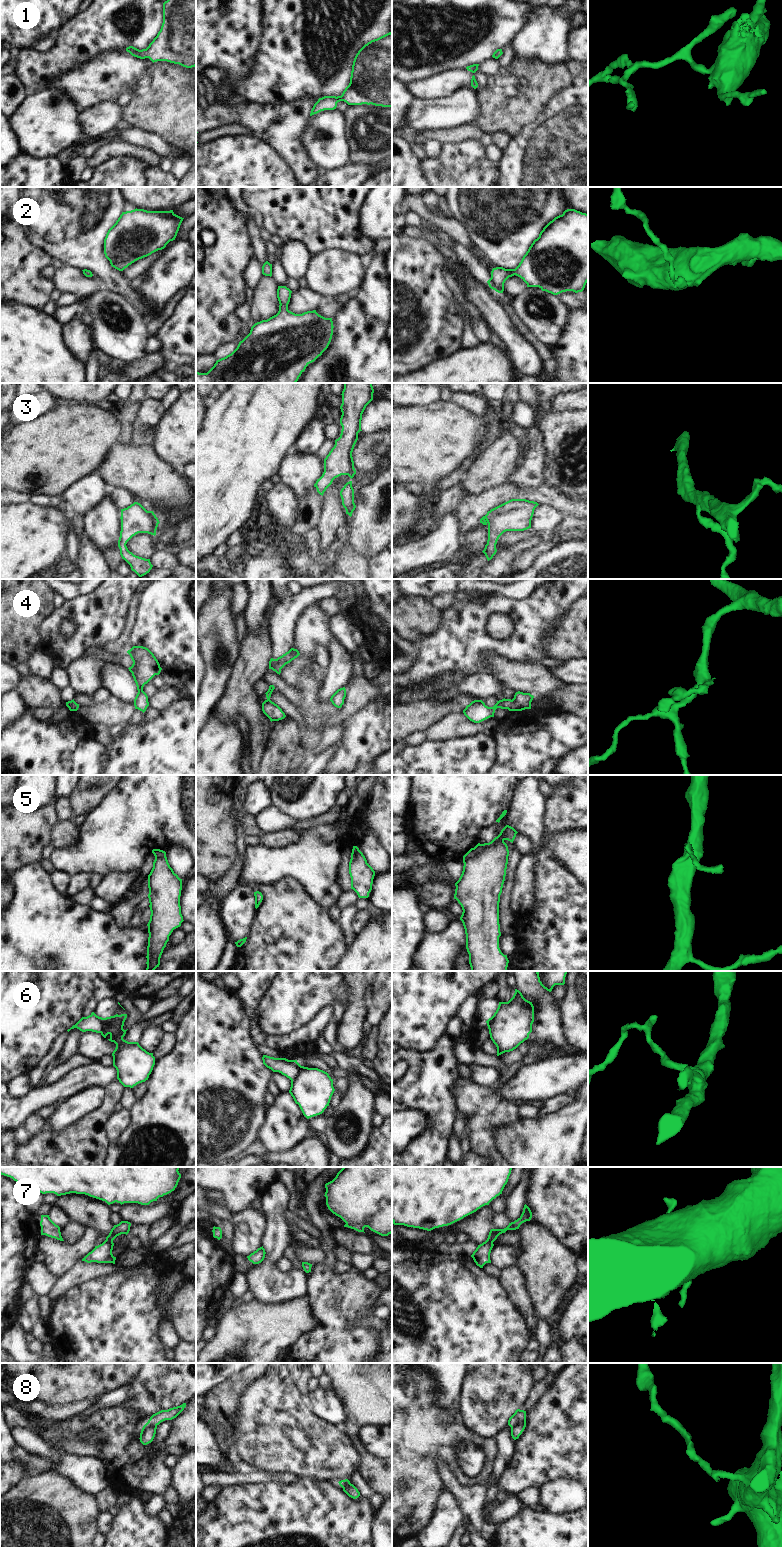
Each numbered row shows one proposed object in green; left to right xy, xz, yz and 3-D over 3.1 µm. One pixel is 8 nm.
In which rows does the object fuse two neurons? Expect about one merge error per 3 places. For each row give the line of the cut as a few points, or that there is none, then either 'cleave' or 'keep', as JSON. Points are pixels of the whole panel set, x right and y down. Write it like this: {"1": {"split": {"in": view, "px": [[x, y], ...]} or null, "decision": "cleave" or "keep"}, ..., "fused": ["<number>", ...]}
{"1": {"split": null, "decision": "keep"}, "2": {"split": null, "decision": "keep"}, "3": {"split": null, "decision": "keep"}, "4": {"split": null, "decision": "keep"}, "5": {"split": {"in": "yz", "px": [[488, 843], [475, 854], [463, 859]]}, "decision": "cleave"}, "6": {"split": {"in": "xy", "px": [[103, 1018], [103, 1027], [100, 1032]]}, "decision": "cleave"}, "7": {"split": {"in": "xy", "px": [[106, 1238], [112, 1242]]}, "decision": "cleave"}, "8": {"split": {"in": "yz", "px": [[514, 1414], [517, 1421], [511, 1427]]}, "decision": "cleave"}, "fused": ["5", "6", "7", "8"]}

